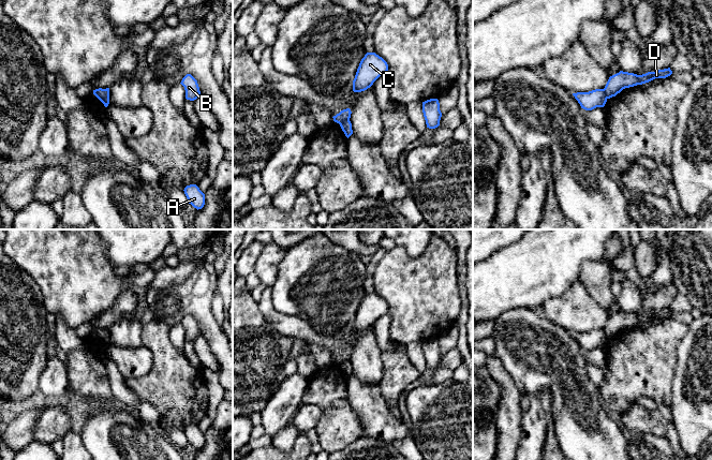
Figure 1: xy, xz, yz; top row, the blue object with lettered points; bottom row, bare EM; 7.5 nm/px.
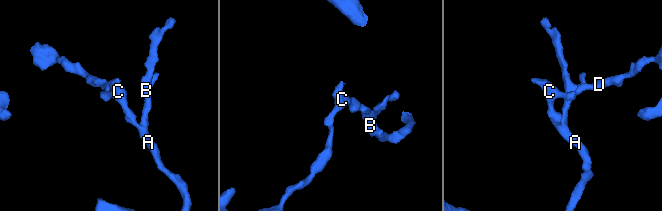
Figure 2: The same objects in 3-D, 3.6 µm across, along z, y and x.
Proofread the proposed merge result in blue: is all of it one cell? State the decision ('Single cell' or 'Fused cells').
Fused cells

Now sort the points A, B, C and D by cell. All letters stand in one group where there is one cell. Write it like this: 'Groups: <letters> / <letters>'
Groups: A B C / D

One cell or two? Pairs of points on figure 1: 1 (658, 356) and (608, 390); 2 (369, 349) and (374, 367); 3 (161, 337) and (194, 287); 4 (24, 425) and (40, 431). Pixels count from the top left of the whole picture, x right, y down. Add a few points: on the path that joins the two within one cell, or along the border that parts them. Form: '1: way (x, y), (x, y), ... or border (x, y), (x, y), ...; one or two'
1: way (646, 360), (621, 385); one
2: way (369, 353), (370, 362); one
3: border (156, 318), (164, 322), (169, 327); two
4: border (43, 411), (35, 421), (33, 439); two

